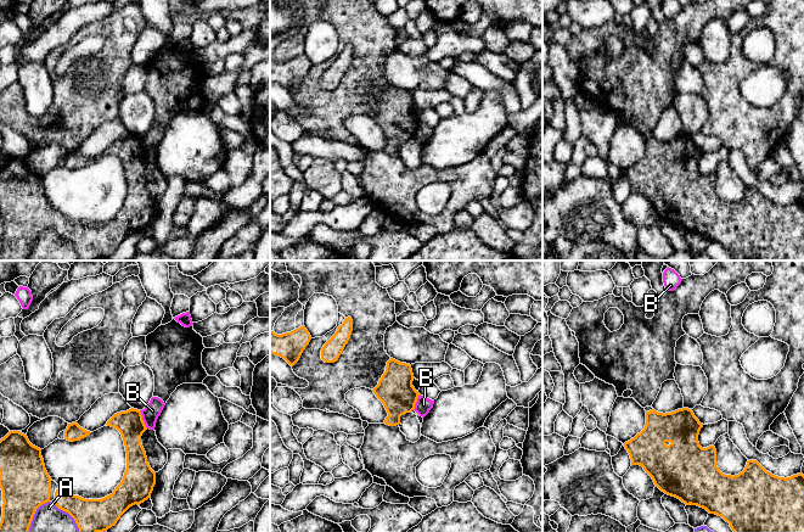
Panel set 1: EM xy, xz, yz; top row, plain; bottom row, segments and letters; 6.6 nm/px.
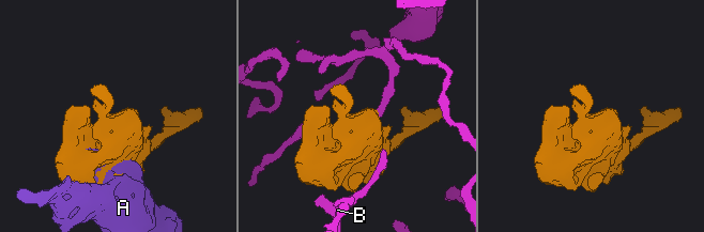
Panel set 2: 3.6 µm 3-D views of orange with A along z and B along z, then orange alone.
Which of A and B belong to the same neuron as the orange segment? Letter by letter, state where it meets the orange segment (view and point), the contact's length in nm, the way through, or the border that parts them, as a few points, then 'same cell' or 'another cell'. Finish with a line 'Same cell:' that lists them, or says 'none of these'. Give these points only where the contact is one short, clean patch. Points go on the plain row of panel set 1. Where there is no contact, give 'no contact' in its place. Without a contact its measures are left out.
A: contact xy (33, 242); length 260 nm; another cell
B: contact xy (141, 146); length 130 nm; border xy (139, 138), (147, 155); another cell
Same cell: none of these

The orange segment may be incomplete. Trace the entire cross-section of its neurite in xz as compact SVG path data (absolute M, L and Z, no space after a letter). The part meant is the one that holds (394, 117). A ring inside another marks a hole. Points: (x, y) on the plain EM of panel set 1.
M393 85L387 89L384 101L372 117L388 140L386 152L399 152L400 144L415 136L420 121L412 113L414 106L410 91Z

